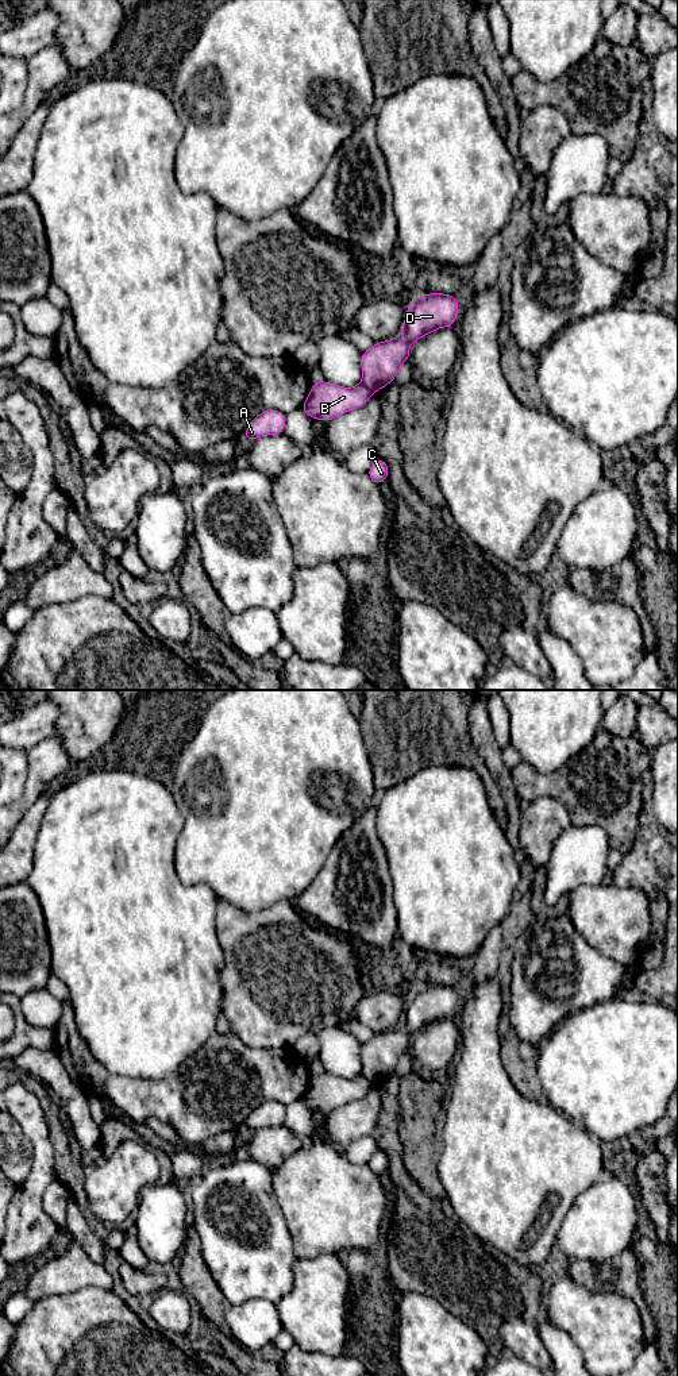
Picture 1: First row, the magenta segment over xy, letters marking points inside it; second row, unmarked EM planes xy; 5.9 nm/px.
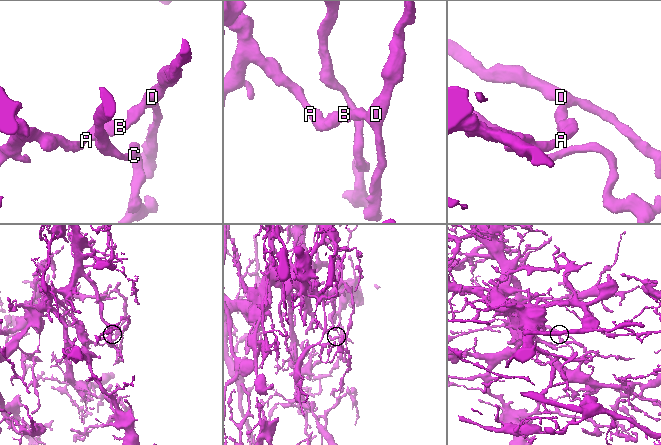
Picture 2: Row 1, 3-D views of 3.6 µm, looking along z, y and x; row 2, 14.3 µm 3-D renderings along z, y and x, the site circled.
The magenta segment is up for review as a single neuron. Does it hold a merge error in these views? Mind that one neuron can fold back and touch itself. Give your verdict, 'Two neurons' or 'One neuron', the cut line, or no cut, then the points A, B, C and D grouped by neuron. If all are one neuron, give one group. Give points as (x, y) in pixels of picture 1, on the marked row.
Two neurons. Split along xy (361, 382), (373, 392). Groups: A B / C D

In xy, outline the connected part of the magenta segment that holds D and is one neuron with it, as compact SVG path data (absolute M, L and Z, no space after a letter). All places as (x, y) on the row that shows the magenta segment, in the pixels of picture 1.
M427 293L413 297L402 331L392 340L374 343L361 355L362 385L373 393L396 379L398 369L409 361L411 344L439 328L455 324L459 304L455 296Z

